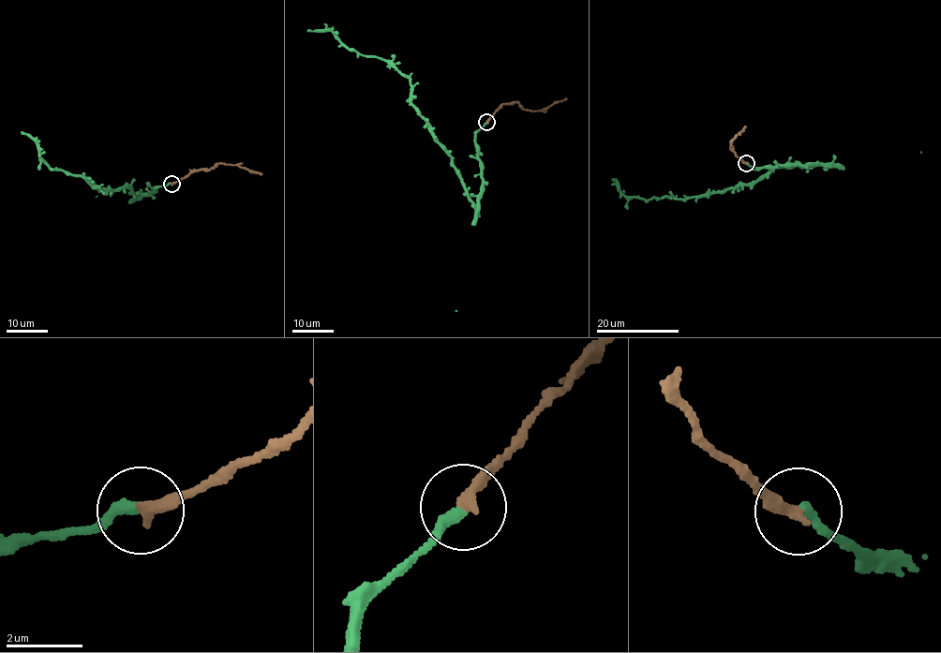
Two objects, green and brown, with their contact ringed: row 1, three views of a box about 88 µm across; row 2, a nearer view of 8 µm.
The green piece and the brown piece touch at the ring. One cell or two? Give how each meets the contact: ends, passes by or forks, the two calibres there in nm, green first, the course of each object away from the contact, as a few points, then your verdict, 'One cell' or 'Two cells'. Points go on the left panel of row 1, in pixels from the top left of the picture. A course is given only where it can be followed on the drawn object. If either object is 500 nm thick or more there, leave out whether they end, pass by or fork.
At the ring green ends. At the ring brown ends. Thickness 320 nm (green) against 280 nm. Course of green: (171, 184), (139, 197), (127, 184), (113, 189), (96, 187), (82, 177), (51, 170), (37, 144), (22, 131). Course of brown: (171, 184), (197, 170), (208, 170), (221, 163), (262, 174). One cell

